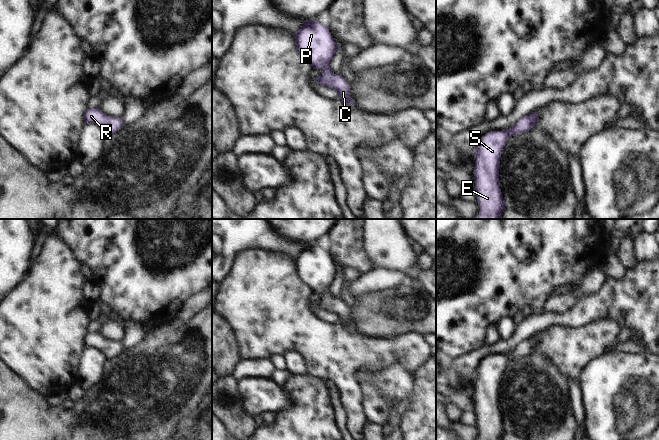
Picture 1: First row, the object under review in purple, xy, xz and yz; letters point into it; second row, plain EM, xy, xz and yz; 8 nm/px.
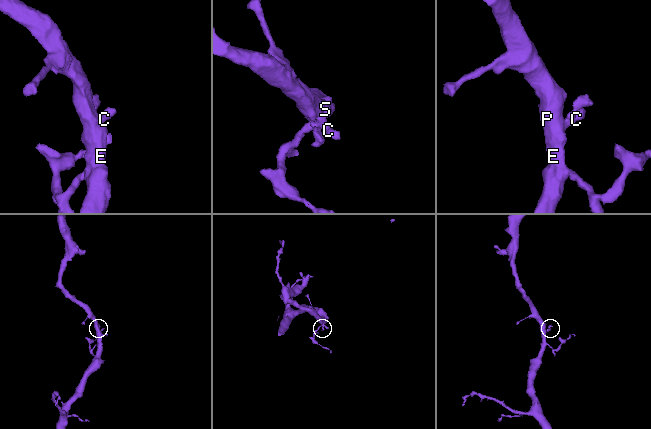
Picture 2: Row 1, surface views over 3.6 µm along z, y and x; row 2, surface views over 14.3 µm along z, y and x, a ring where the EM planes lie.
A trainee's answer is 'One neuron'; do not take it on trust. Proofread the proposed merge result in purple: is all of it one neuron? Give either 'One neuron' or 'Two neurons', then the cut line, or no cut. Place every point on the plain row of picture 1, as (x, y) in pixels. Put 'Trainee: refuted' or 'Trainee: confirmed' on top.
Trainee: confirmed
One neuron. No split.

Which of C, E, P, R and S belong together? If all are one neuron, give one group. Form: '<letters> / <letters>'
C E P R S

